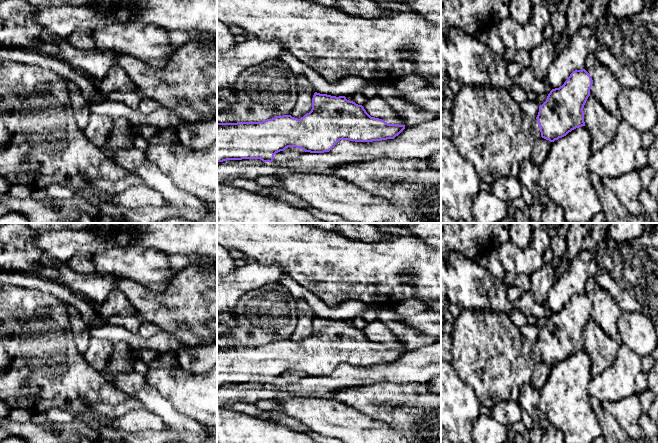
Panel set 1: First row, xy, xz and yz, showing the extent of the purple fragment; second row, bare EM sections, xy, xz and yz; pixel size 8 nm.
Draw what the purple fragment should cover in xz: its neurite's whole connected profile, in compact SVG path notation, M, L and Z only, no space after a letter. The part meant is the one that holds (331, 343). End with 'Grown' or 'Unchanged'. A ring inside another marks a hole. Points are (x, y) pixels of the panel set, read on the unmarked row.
M315 316L312 333L300 343L291 339L276 340L262 346L217 347L217 387L227 384L260 383L272 386L274 379L288 371L305 376L329 376L340 364L372 366L394 363L405 349L388 348L371 341L362 329L349 325L345 320L331 320Z. Unchanged

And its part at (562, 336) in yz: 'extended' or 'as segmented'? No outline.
extended

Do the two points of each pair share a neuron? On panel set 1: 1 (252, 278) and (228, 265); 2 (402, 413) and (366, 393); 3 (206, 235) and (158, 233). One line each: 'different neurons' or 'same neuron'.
1: different neurons
2: same neuron
3: same neuron

